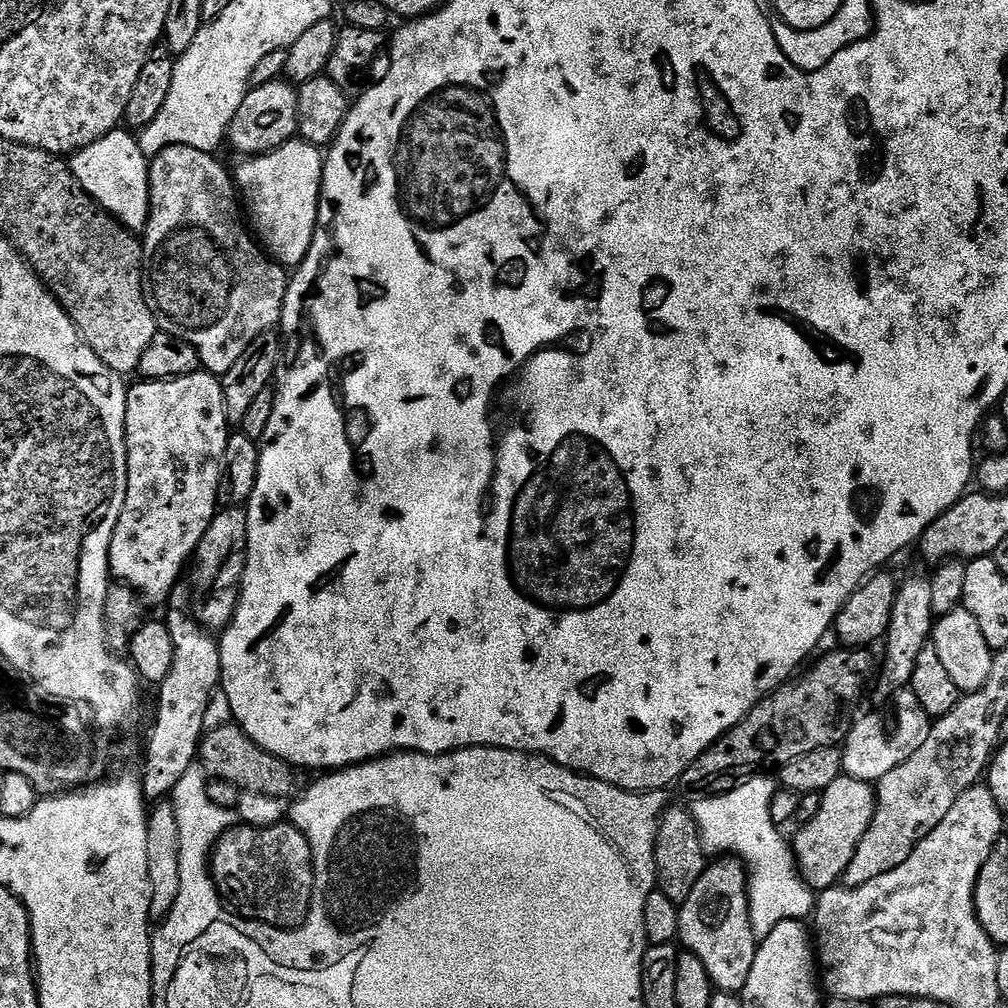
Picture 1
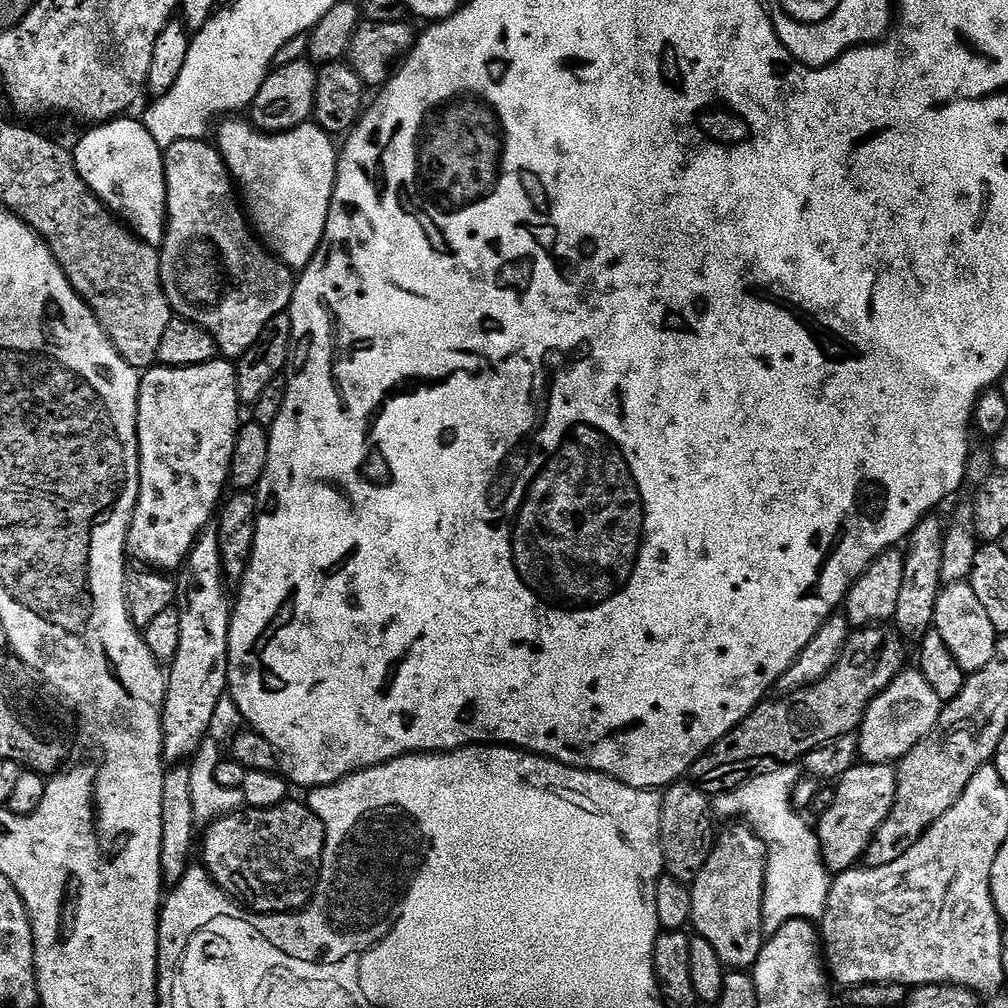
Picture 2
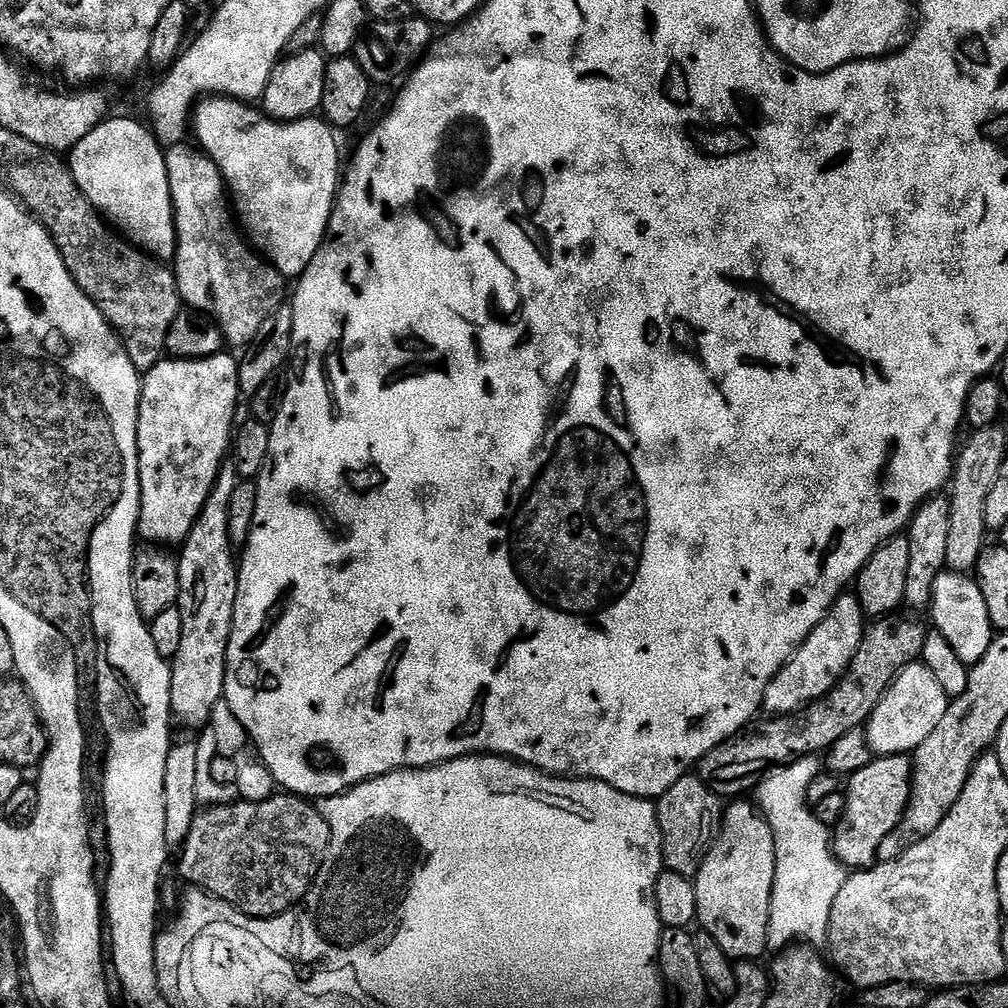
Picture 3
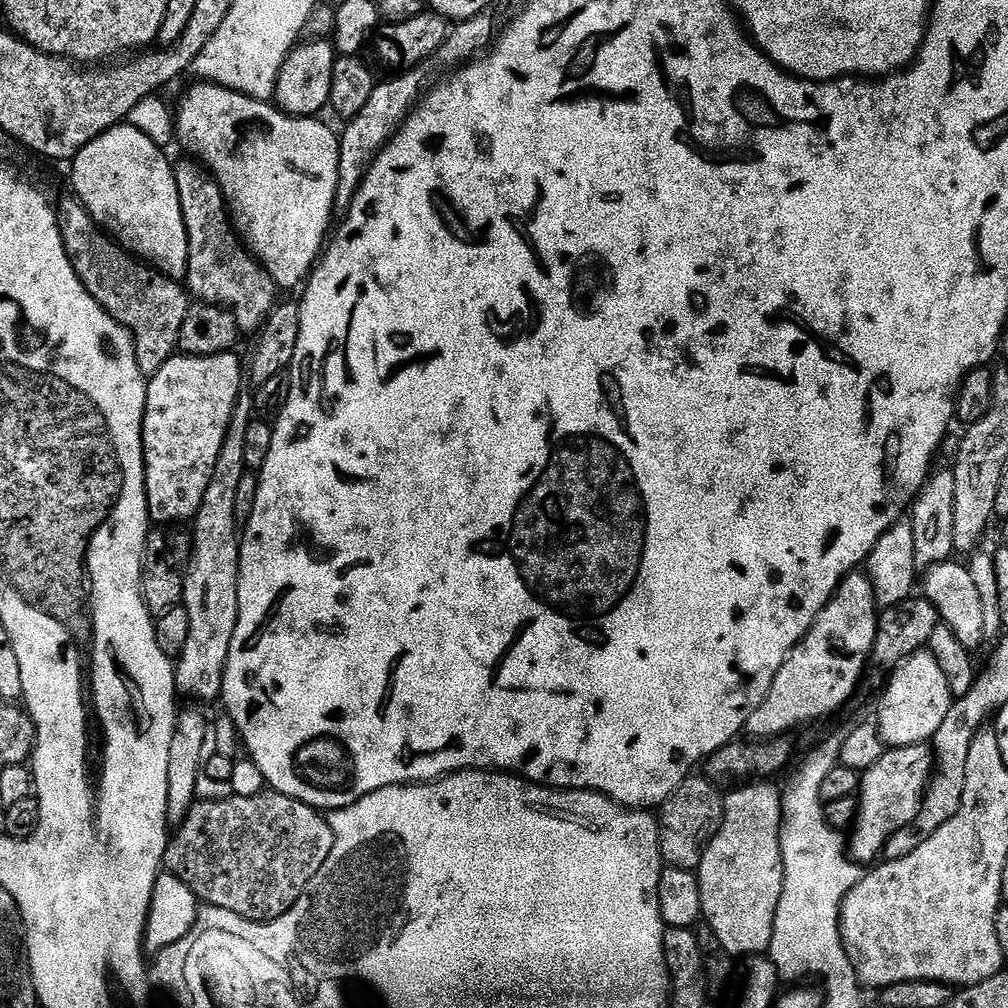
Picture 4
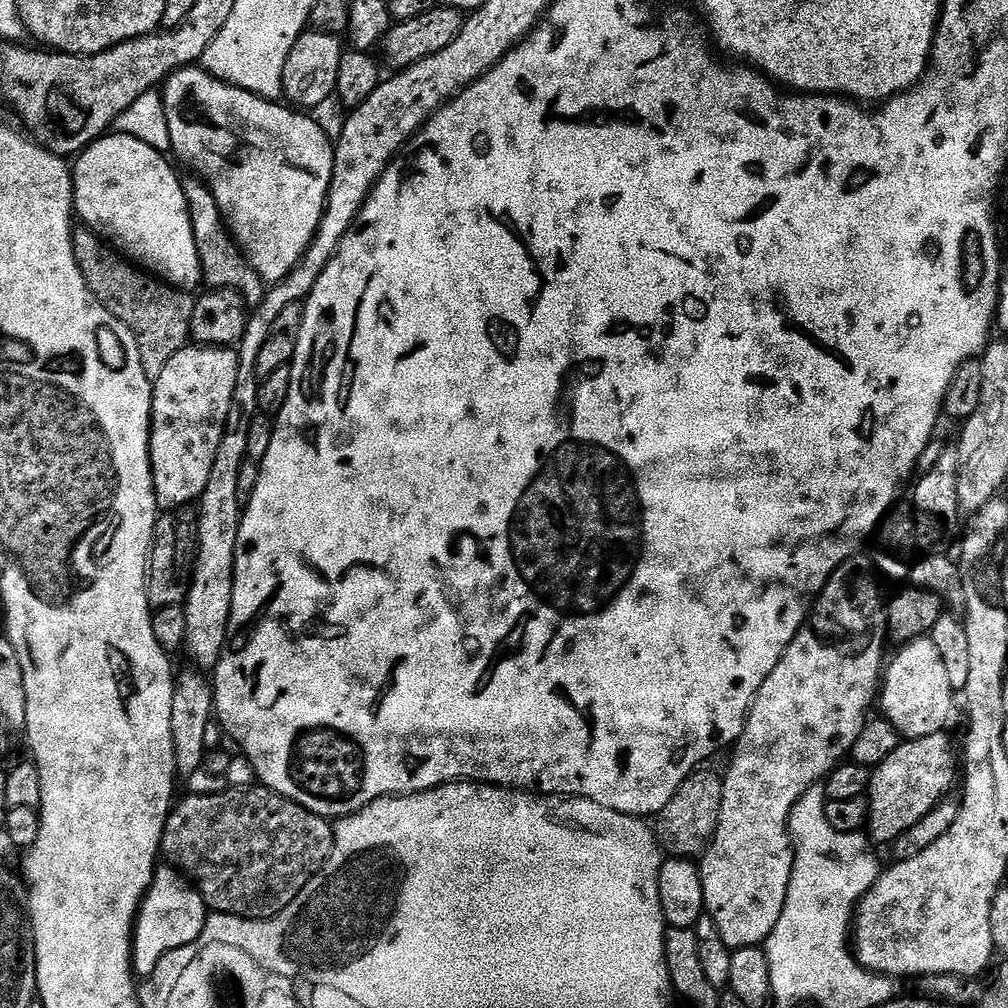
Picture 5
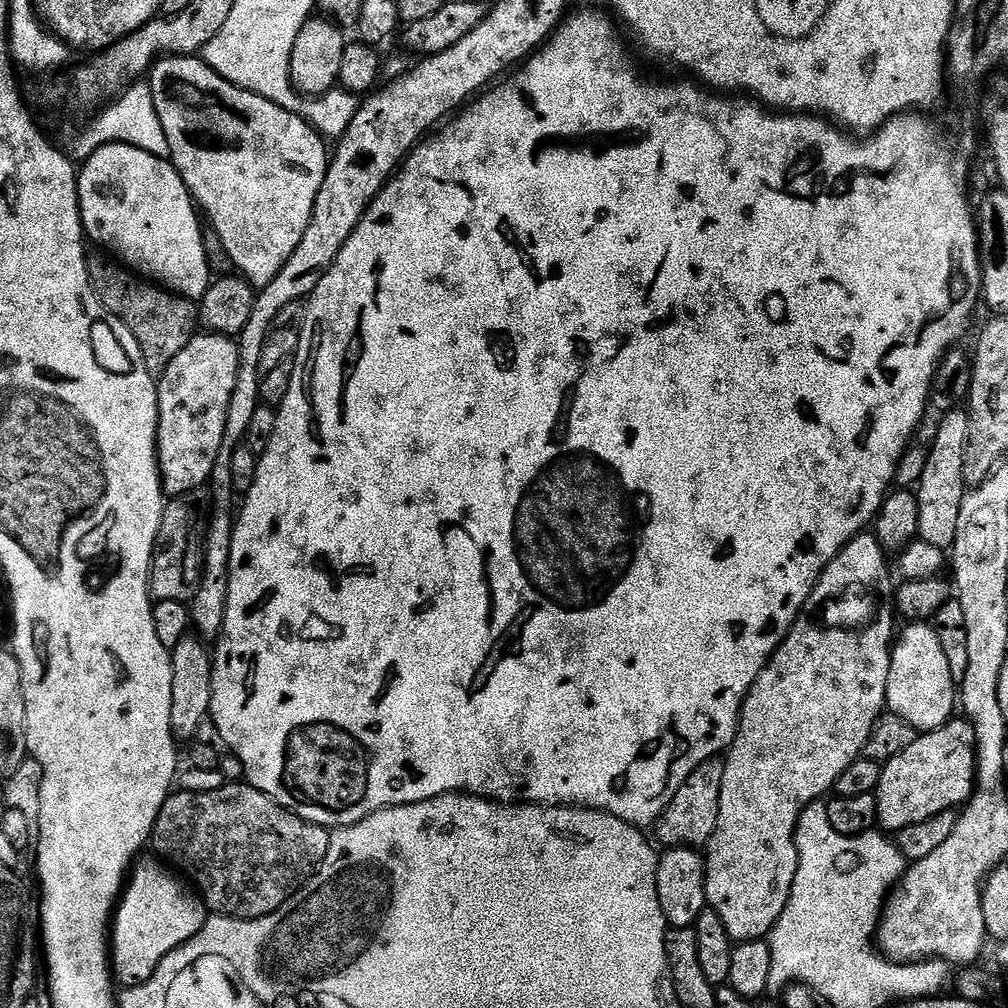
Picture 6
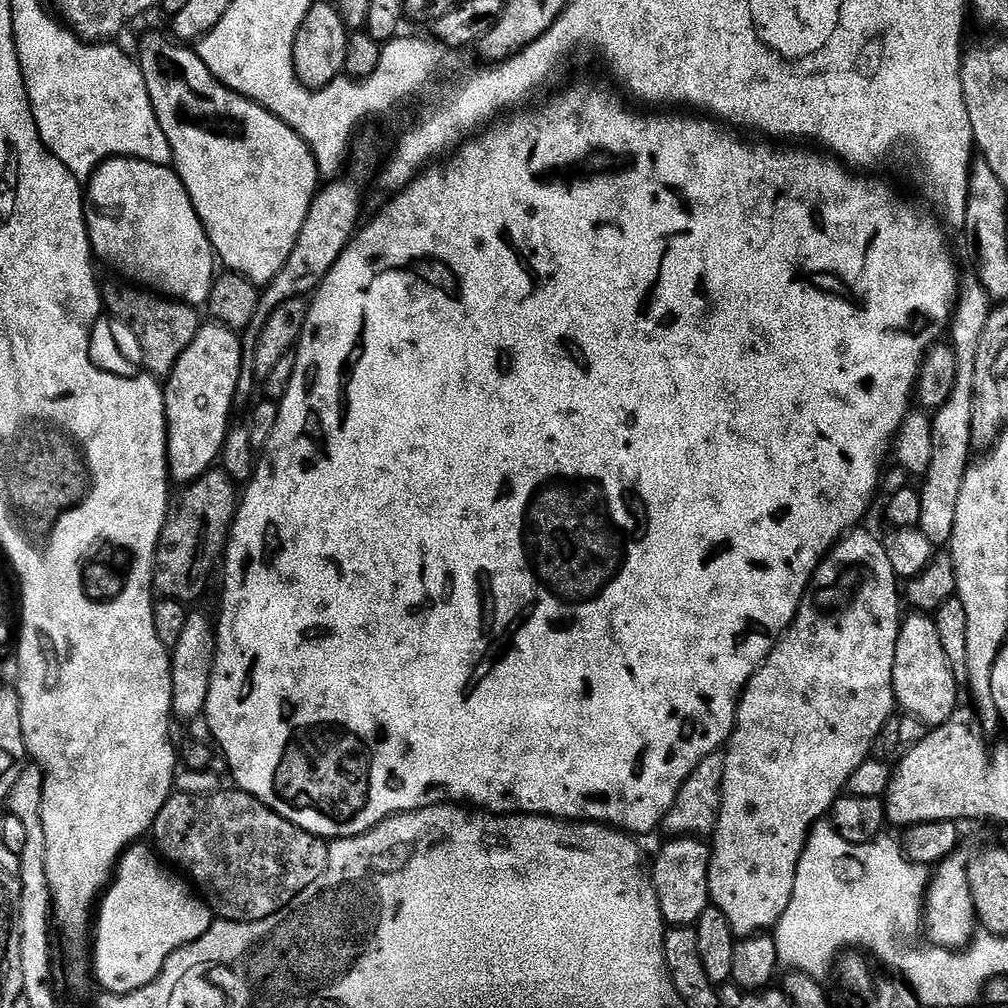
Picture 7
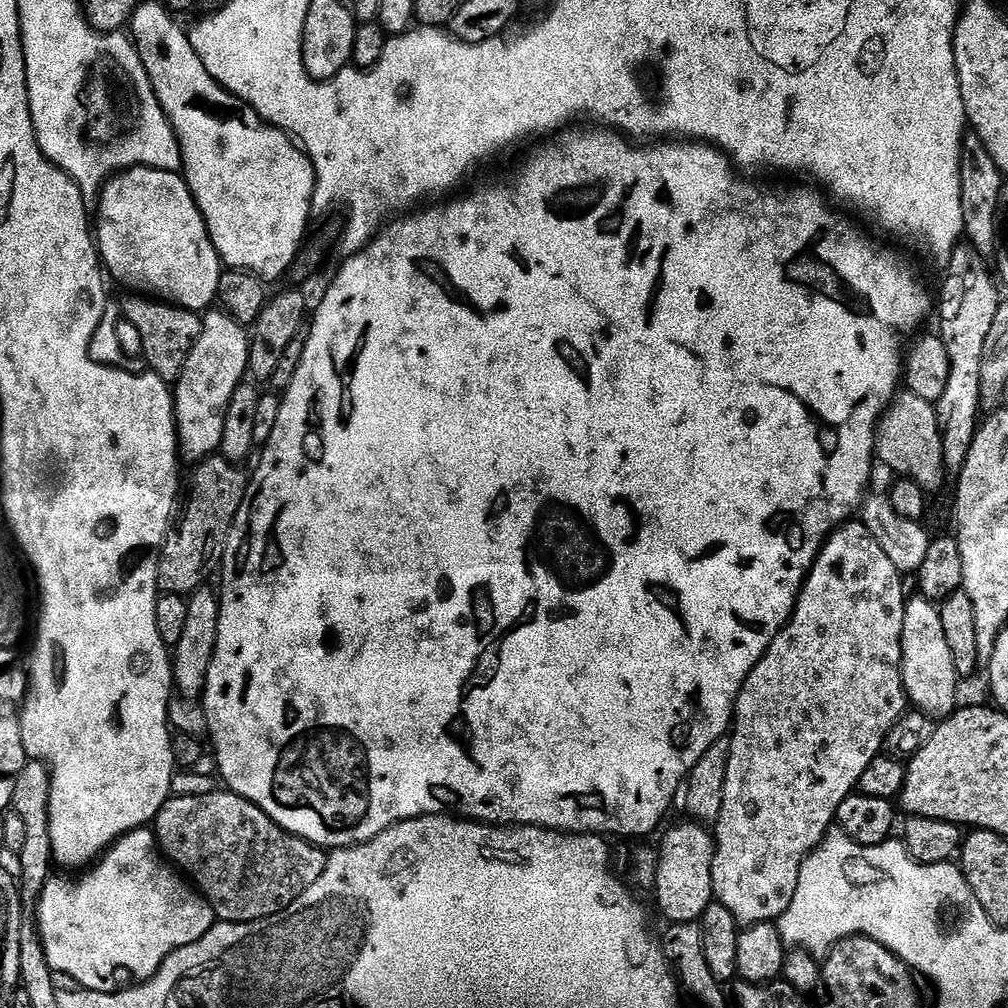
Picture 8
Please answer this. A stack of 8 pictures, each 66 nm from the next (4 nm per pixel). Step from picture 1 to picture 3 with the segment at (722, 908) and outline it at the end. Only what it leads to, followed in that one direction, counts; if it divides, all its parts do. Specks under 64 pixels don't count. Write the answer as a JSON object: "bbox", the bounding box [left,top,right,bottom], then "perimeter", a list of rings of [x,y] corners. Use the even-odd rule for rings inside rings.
{"bbox":[694,798,776,962],"perimeter":[[[736,798],[723,809],[722,823],[718,835],[704,855],[702,866],[696,872],[694,883],[698,910],[696,918],[701,929],[714,938],[714,942],[724,952],[725,957],[736,962],[752,962],[768,948],[768,923],[770,922],[770,898],[774,890],[774,870],[776,869],[776,847],[768,819],[755,803],[747,804],[747,799]]]}

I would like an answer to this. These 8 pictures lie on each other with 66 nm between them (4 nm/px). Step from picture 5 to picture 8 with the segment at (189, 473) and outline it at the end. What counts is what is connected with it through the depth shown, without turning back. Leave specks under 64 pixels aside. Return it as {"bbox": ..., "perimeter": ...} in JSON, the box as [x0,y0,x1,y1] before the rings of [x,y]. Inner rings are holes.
{"bbox":[174,310,249,466],"perimeter":[[[223,310],[205,311],[202,319],[202,334],[198,342],[194,342],[194,350],[190,350],[182,374],[174,381],[180,455],[192,466],[208,459],[219,449],[222,426],[226,426],[226,406],[230,406],[230,397],[248,371],[249,329]]]}

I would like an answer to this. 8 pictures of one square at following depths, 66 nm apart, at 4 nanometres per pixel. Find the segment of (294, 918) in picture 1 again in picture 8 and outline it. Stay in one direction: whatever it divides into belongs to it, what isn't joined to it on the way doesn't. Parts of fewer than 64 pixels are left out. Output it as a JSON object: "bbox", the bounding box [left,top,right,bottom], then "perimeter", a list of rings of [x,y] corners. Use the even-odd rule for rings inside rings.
{"bbox":[154,790,329,924],"perimeter":[[[227,790],[197,796],[172,796],[156,815],[154,831],[161,853],[190,877],[201,897],[214,910],[217,921],[226,924],[258,922],[285,912],[303,892],[318,882],[318,878],[322,878],[329,857],[325,849],[282,830],[282,826],[275,824],[261,808],[254,806],[254,802]]]}

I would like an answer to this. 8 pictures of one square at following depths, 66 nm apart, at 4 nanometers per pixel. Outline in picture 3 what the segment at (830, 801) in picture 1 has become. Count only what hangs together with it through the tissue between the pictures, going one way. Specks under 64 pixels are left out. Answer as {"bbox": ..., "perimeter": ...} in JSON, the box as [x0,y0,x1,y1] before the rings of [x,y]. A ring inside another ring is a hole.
{"bbox":[832,755,912,870],"perimeter":[[[907,755],[876,756],[862,770],[852,773],[846,780],[848,797],[844,800],[844,813],[832,832],[832,853],[848,870],[863,870],[877,863],[878,846],[886,834],[898,826],[912,793],[912,761]]]}

